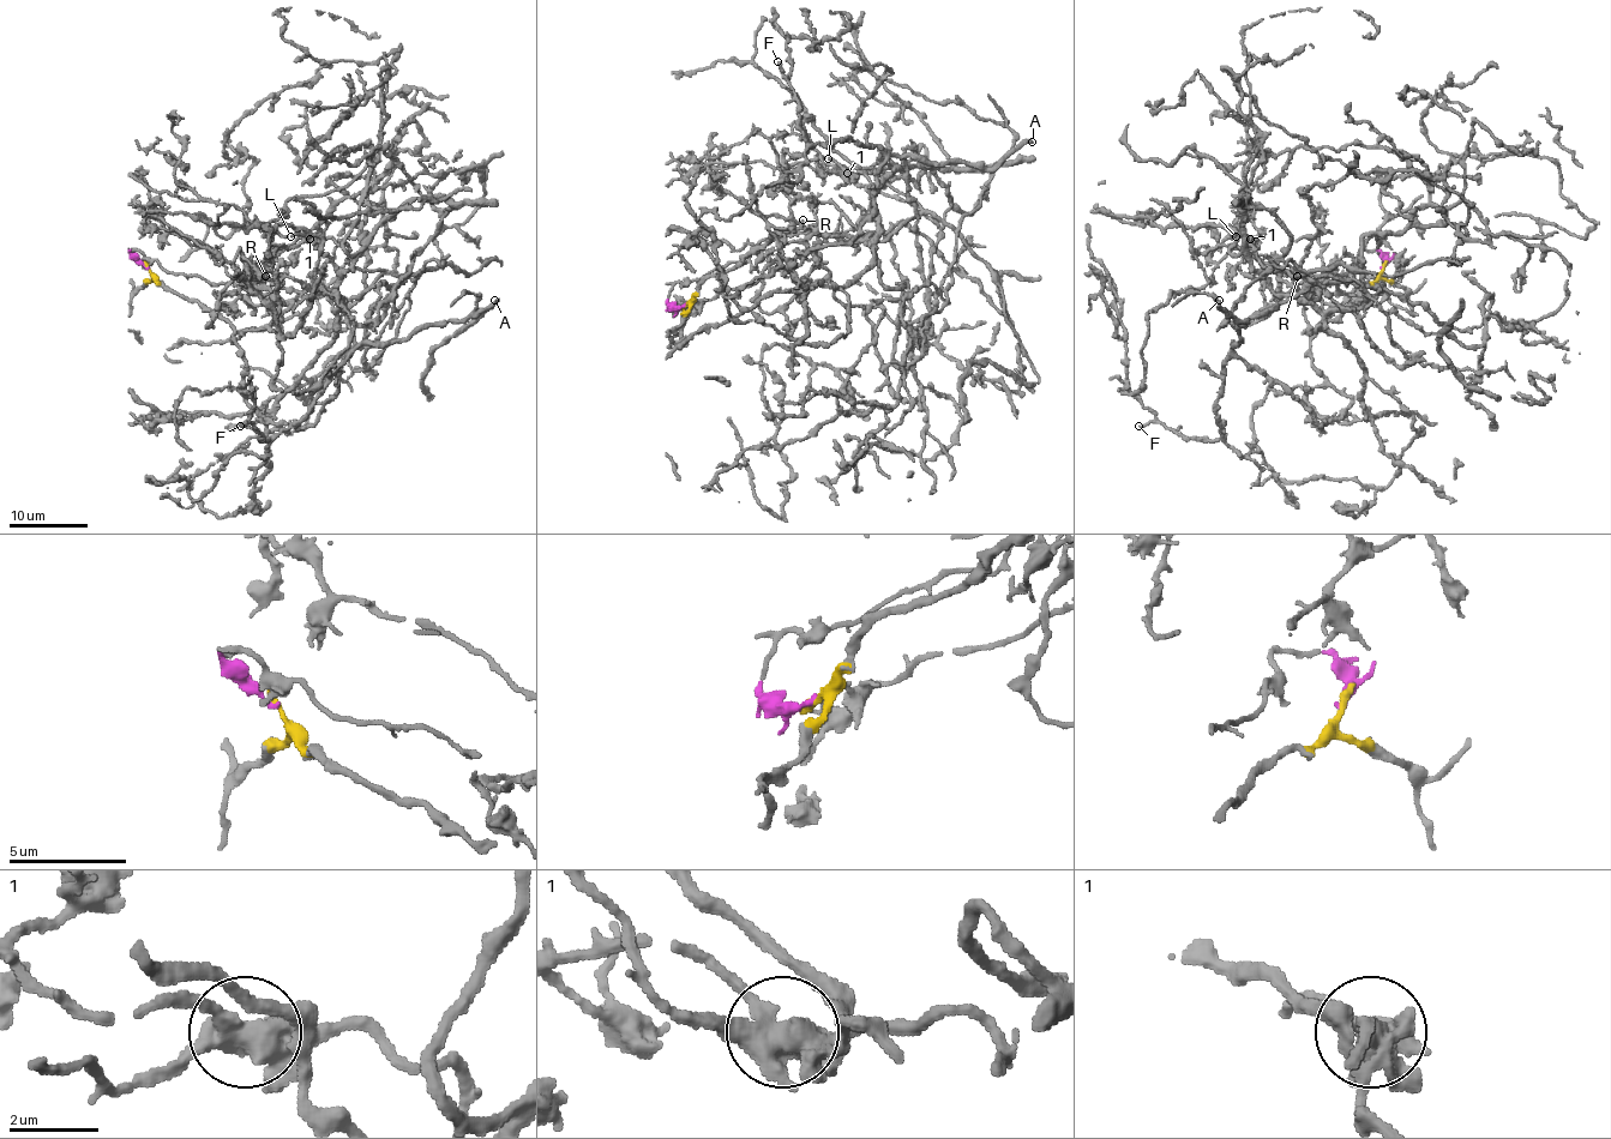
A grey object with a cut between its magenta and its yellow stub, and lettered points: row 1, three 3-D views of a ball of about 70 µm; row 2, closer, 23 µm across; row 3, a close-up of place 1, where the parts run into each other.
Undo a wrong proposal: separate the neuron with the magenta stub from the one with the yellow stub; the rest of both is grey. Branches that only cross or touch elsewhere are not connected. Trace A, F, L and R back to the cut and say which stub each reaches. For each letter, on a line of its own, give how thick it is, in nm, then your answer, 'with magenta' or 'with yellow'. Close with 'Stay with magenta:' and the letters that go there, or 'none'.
A: 280 nm | with yellow
F: 220 nm | with yellow
L: 180 nm | with magenta
R: 180 nm | with magenta
Stay with magenta: L, R

